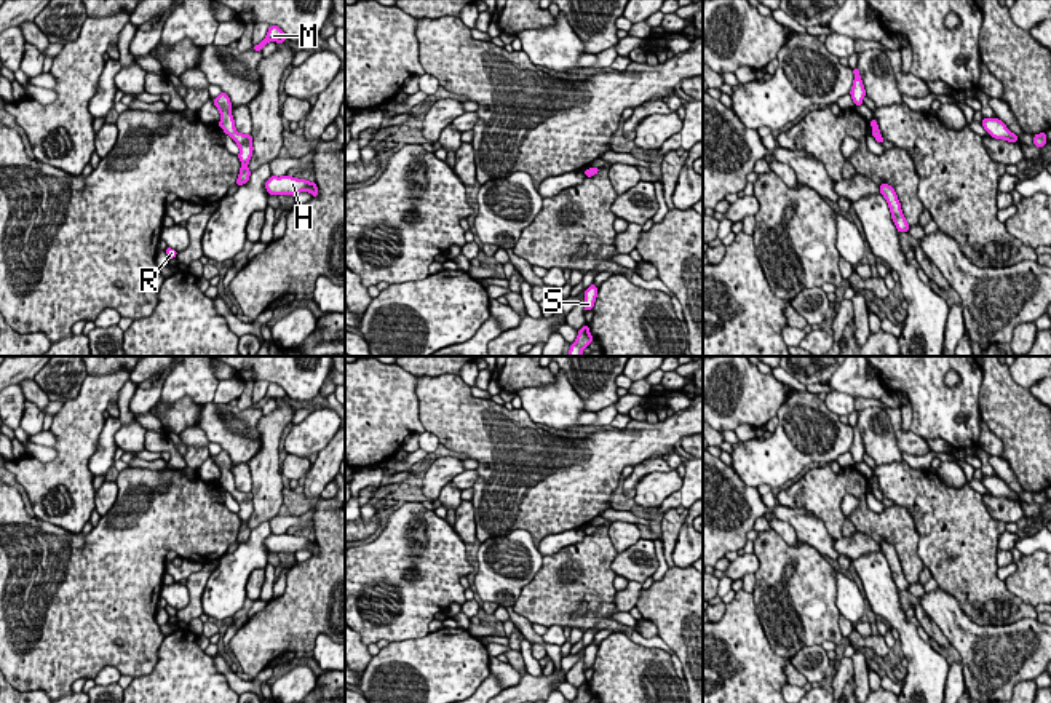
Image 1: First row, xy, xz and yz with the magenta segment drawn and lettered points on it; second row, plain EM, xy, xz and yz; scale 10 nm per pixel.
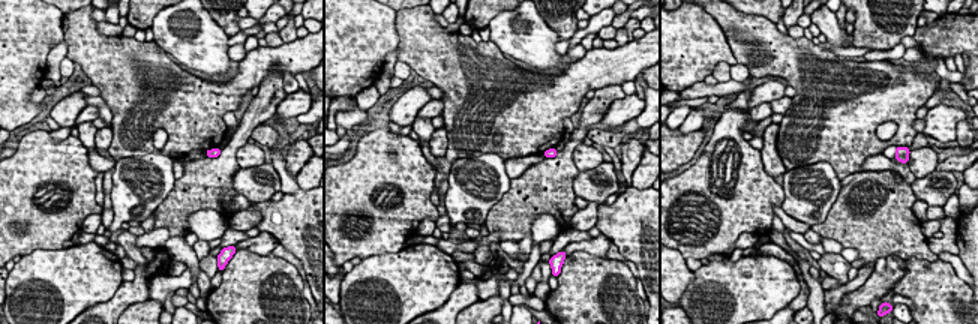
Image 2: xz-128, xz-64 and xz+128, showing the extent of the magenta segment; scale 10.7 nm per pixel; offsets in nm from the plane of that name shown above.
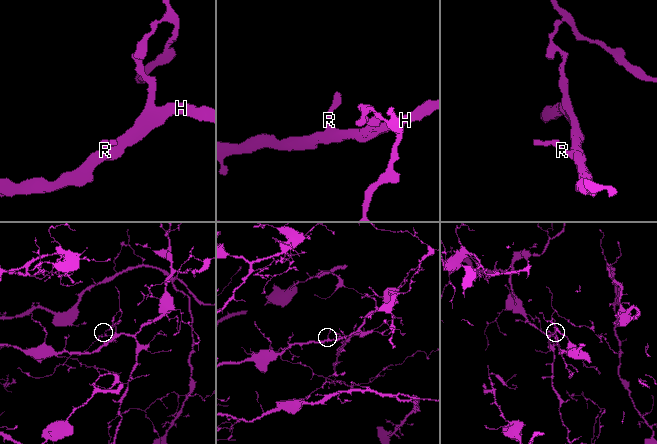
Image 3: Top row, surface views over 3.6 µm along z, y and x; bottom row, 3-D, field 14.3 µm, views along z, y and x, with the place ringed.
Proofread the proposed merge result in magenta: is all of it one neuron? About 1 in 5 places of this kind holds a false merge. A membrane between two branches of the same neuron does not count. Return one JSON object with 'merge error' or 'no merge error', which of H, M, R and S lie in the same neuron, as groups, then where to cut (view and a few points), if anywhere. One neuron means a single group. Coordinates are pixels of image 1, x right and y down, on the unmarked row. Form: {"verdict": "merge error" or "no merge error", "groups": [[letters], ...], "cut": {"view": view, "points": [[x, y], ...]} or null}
{"verdict": "no merge error", "groups": [["H", "M", "R", "S"]], "cut": null}

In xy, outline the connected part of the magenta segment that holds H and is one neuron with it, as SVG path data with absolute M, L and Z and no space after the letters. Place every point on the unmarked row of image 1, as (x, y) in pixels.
M272 534L265 540L265 546L268 553L292 553L295 554L299 550L310 550L311 554L318 554L318 545L315 540L308 540L305 537L297 537L291 534Z

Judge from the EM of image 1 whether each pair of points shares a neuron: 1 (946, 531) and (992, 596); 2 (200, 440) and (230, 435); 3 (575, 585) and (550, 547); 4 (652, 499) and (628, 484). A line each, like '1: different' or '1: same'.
1: same
2: different
3: different
4: different

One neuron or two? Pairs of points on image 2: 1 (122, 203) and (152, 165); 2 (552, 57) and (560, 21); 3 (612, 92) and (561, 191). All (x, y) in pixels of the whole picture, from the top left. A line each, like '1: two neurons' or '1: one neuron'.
1: one neuron
2: two neurons
3: one neuron

